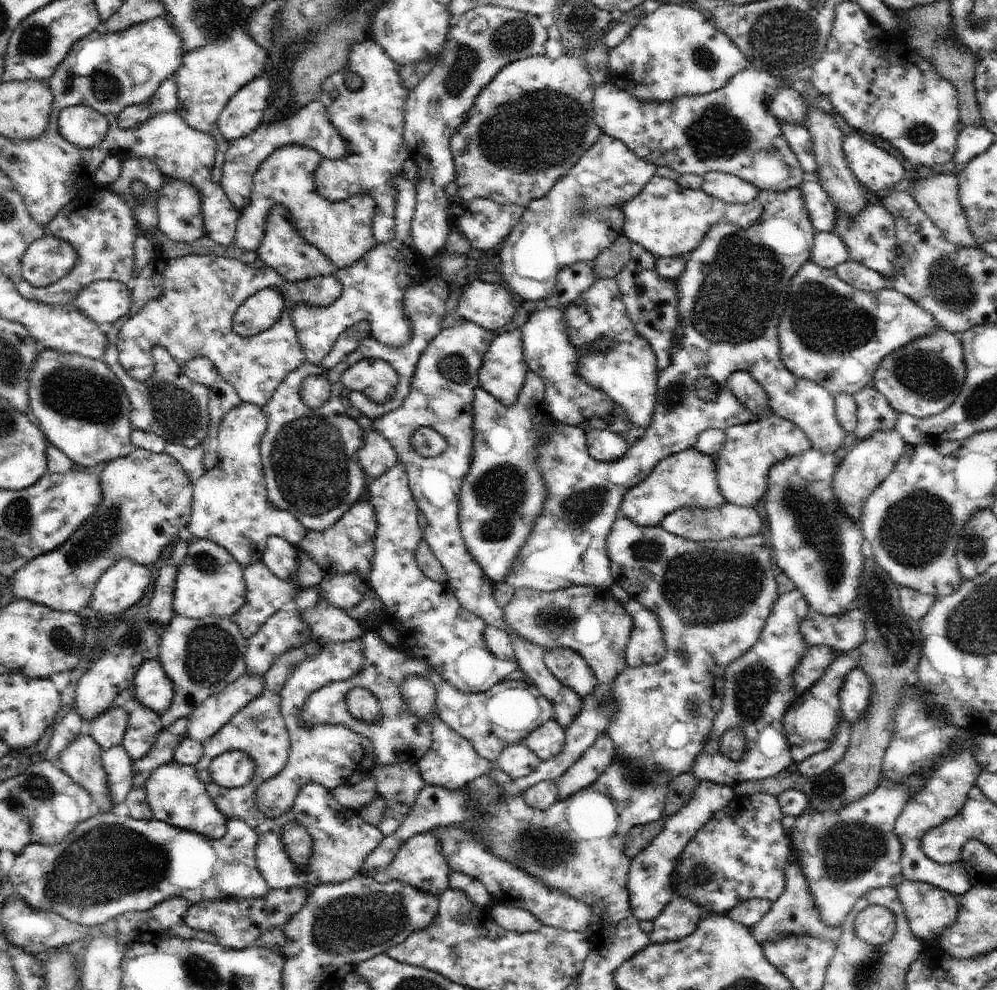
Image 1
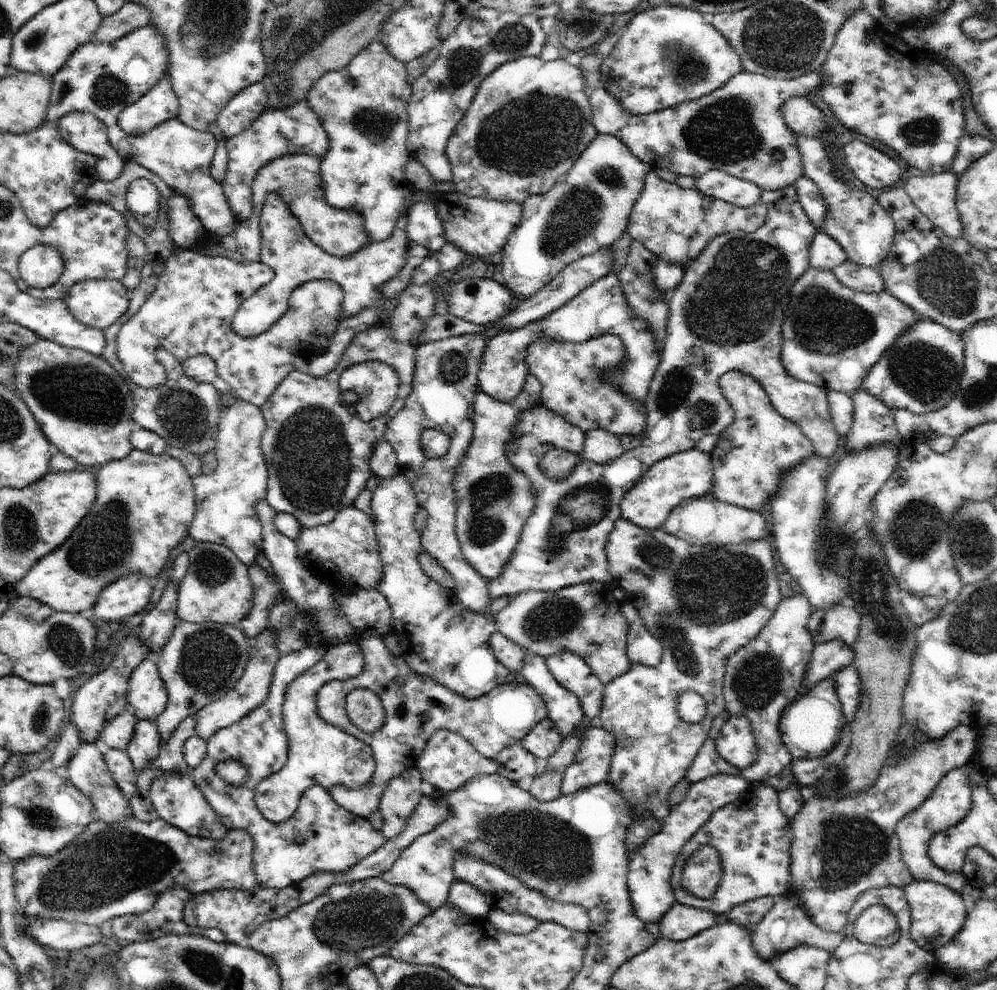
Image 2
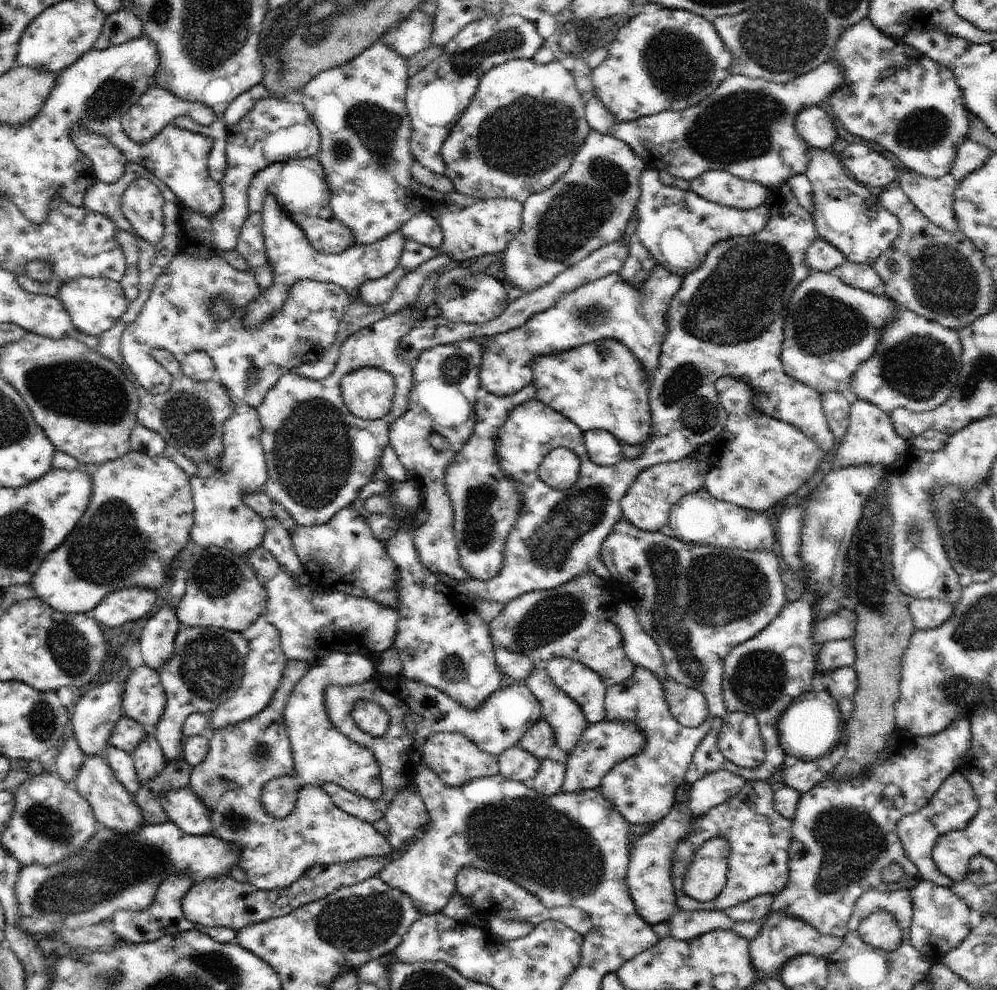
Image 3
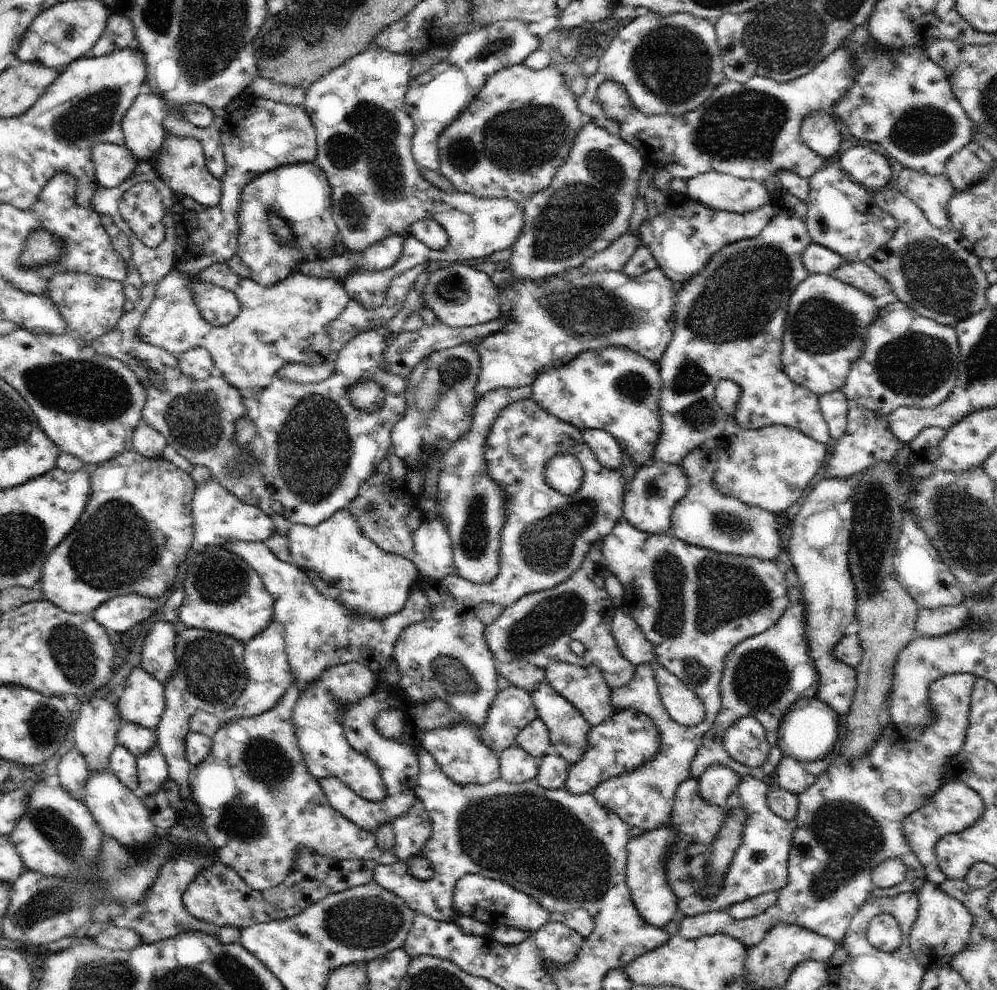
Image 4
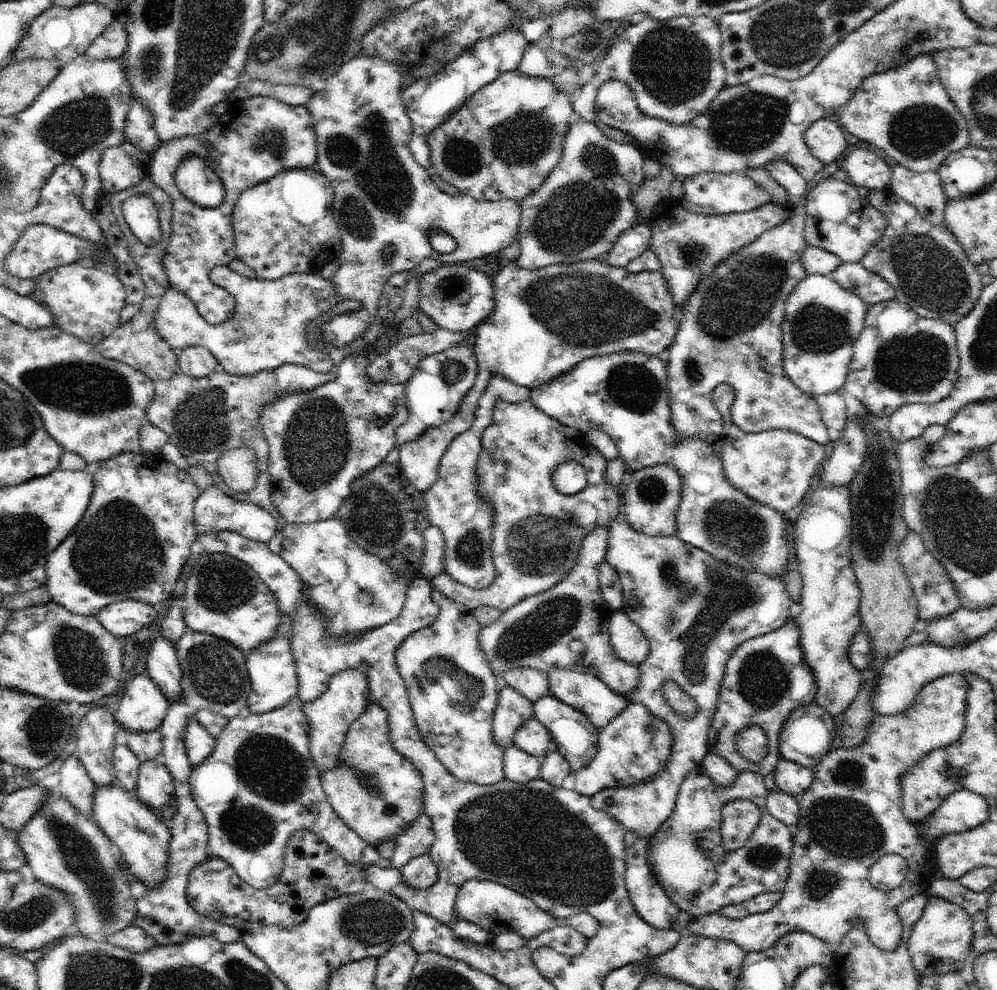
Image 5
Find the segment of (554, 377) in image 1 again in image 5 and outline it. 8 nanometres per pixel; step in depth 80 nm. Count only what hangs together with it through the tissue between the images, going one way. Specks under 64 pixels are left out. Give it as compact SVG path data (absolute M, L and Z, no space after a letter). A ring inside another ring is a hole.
M619 352L594 355L584 359L572 372L555 381L531 390L531 401L544 414L559 420L567 427L587 433L589 430L606 433L617 446L621 459L635 471L654 465L672 465L682 477L681 501L676 515L674 536L689 545L705 550L719 561L734 565L742 571L756 571L773 579L786 576L788 568L788 532L784 532L784 514L749 497L726 477L722 464L721 435L695 434L683 439L675 435L672 411L669 407L668 365L659 355Z

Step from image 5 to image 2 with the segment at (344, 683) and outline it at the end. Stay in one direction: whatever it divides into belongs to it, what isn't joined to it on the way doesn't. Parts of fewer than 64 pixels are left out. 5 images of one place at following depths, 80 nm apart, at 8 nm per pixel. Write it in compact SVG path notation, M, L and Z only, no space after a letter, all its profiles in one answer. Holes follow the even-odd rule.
M338 643L326 648L323 657L288 687L283 702L284 730L289 742L287 761L284 768L259 782L255 788L255 803L264 818L275 823L288 820L308 787L320 786L328 790L334 785L344 785L358 790L369 786L377 767L372 749L359 738L321 722L317 714L318 691L330 681L356 678L364 667L365 658L358 644Z

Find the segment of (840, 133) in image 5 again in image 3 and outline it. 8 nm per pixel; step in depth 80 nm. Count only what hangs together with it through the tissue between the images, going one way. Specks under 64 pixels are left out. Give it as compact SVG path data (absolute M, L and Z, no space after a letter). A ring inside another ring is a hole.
M816 105L798 113L795 127L812 149L832 151L831 146L838 138L837 122L828 112Z

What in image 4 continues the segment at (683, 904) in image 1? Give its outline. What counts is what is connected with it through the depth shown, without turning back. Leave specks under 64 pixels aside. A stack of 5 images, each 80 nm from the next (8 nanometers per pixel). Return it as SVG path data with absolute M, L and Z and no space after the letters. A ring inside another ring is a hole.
M954 673L935 680L929 686L929 705L935 711L935 718L931 718L931 723L928 726L924 725L914 728L904 725L898 726L896 723L888 723L887 727L881 732L879 739L871 746L871 749L867 750L867 753L864 753L860 758L848 760L845 760L844 755L838 754L834 762L832 762L831 765L828 765L820 773L816 782L812 786L809 786L808 790L805 790L803 793L798 795L799 809L795 820L797 822L797 827L793 834L792 848L787 862L787 879L789 880L789 883L779 892L778 900L774 906L771 906L764 914L760 914L760 916L742 920L733 919L726 911L710 911L693 917L684 916L681 921L679 934L687 939L699 939L703 936L722 933L739 940L748 949L751 946L760 944L760 942L764 940L765 934L772 927L775 927L778 923L782 923L783 925L798 925L804 927L805 929L817 932L819 935L831 938L839 944L839 942L842 942L842 939L845 937L850 921L855 915L855 912L858 912L858 909L868 899L877 899L880 897L892 898L902 893L917 893L924 886L924 883L928 881L928 878L925 873L925 868L918 860L916 853L913 853L911 846L906 840L903 829L903 820L916 809L928 804L928 800L936 794L943 782L943 770L947 769L947 762L950 761L952 757L955 757L956 754L960 752L962 746L964 746L969 725L968 718L970 714L971 692L973 691L974 684L978 681L979 680L970 673ZM886 859L900 859L907 867L905 879L898 886L892 887L891 889L881 889L880 887L877 887L871 879L872 871Z

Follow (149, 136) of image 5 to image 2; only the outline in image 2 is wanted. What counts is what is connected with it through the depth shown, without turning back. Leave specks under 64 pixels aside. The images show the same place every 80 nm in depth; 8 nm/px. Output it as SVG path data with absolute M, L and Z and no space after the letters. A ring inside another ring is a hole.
M168 78L151 88L142 98L125 108L118 117L118 126L126 134L139 137L168 119L181 118L179 98Z

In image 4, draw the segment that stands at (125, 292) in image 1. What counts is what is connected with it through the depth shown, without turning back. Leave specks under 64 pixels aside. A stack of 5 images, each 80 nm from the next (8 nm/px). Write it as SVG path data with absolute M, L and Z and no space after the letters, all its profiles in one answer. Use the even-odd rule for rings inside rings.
M58 271L47 282L44 296L52 299L59 308L59 313L66 321L66 333L76 334L87 343L114 330L125 310L125 288L120 281L115 281L88 273Z

